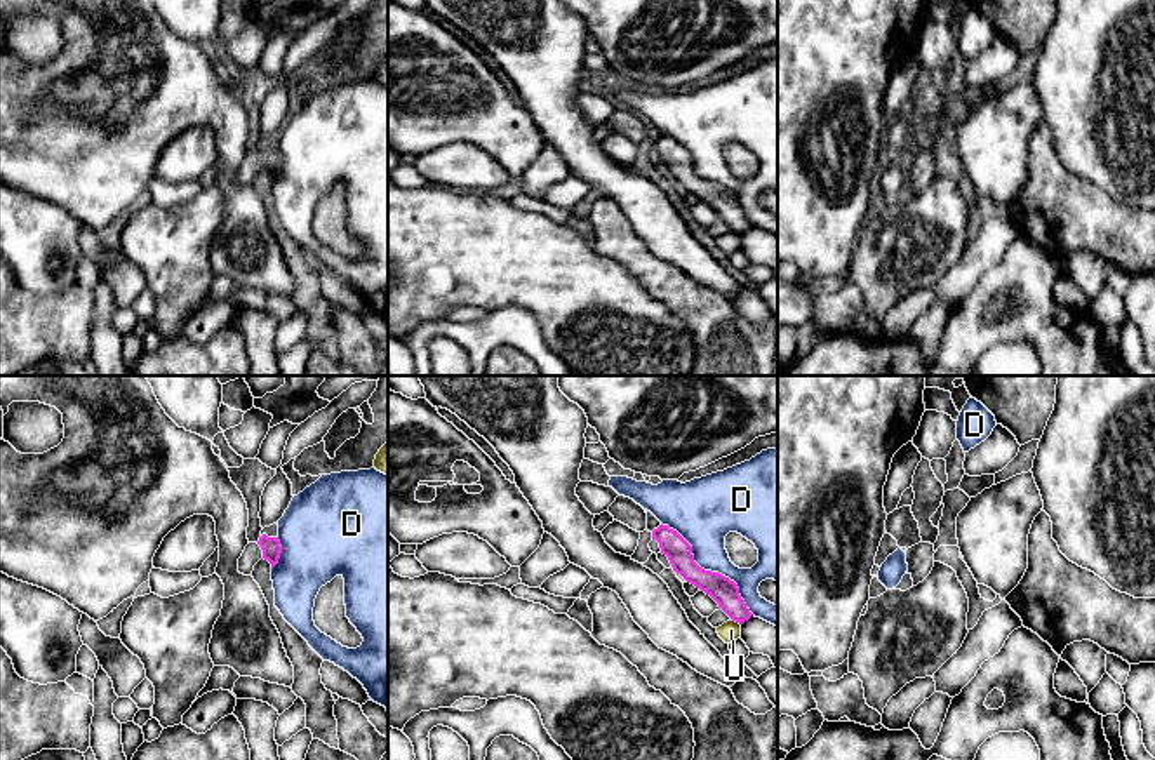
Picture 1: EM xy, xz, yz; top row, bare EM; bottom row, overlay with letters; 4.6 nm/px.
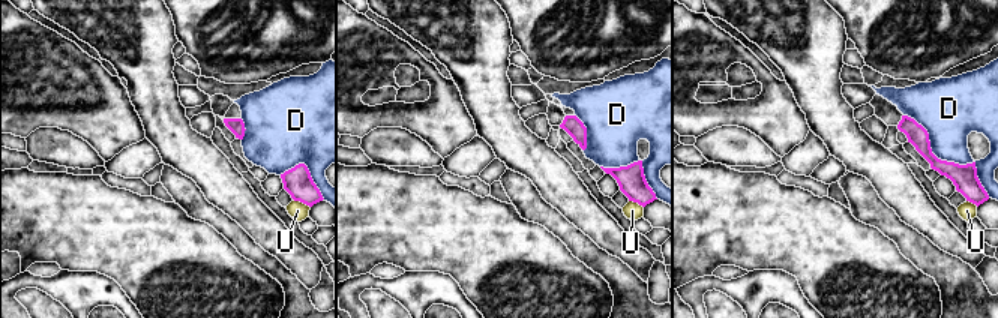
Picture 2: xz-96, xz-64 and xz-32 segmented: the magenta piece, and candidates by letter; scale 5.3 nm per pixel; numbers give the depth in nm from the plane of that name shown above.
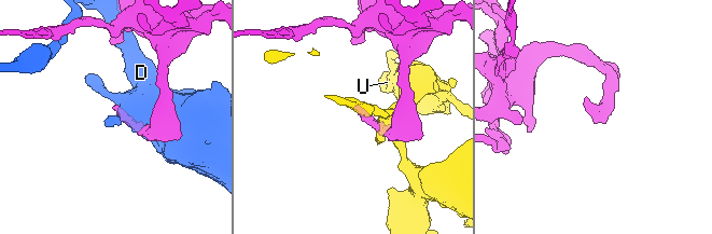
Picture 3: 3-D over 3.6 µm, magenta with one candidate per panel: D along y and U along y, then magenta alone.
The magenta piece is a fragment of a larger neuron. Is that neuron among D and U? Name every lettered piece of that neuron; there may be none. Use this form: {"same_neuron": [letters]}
{"same_neuron": []}

